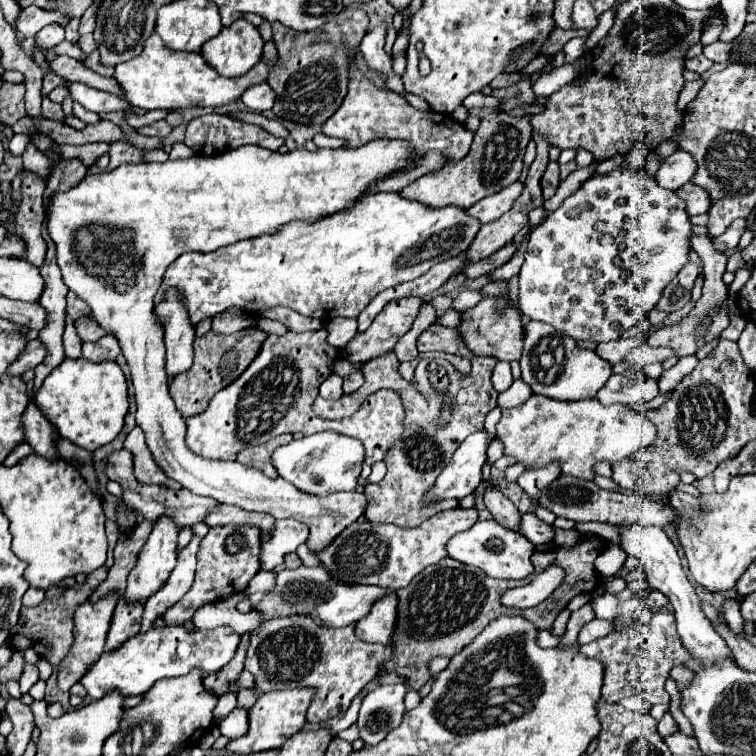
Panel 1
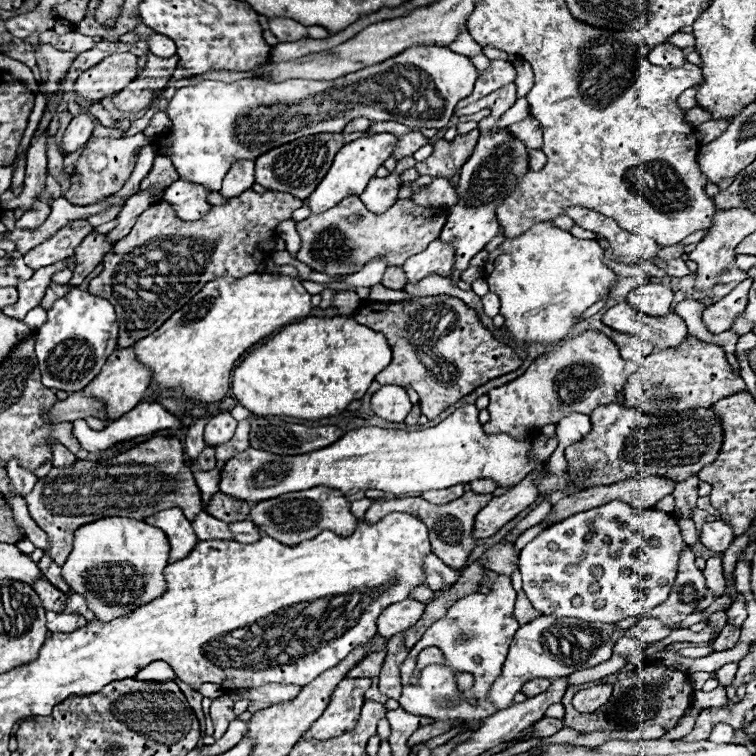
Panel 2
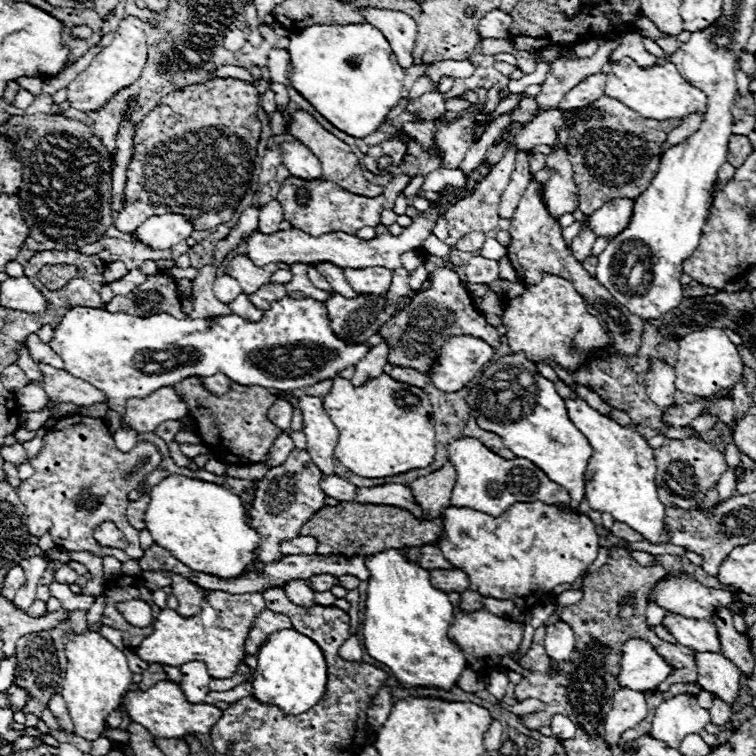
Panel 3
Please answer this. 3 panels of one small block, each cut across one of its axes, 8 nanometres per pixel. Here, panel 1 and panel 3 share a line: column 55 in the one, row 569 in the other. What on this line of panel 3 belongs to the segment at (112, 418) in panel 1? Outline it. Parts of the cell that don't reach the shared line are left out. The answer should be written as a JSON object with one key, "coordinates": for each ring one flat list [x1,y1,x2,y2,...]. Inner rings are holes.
{"coordinates":[[384,550,378,554,372,554,368,560,370,580,366,590,366,610,364,610,364,646,366,652,376,658,378,662,386,664,400,686,404,688,440,688,440,690,452,690,452,686,458,682,460,674,468,666,462,650,448,640,448,628,450,620,454,618,452,604,448,596,434,588,430,584,428,570,420,568,418,564,410,564,404,560,404,556,398,550]]}

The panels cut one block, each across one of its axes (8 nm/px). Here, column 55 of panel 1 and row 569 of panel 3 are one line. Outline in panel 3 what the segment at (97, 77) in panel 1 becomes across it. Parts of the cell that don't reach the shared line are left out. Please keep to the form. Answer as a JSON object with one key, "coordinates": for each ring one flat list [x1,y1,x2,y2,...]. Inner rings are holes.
{"coordinates":[[62,564,62,566,56,570,56,574,54,574,54,580,60,582,60,584,76,584,78,578,80,578,80,576,78,576,68,564]]}

